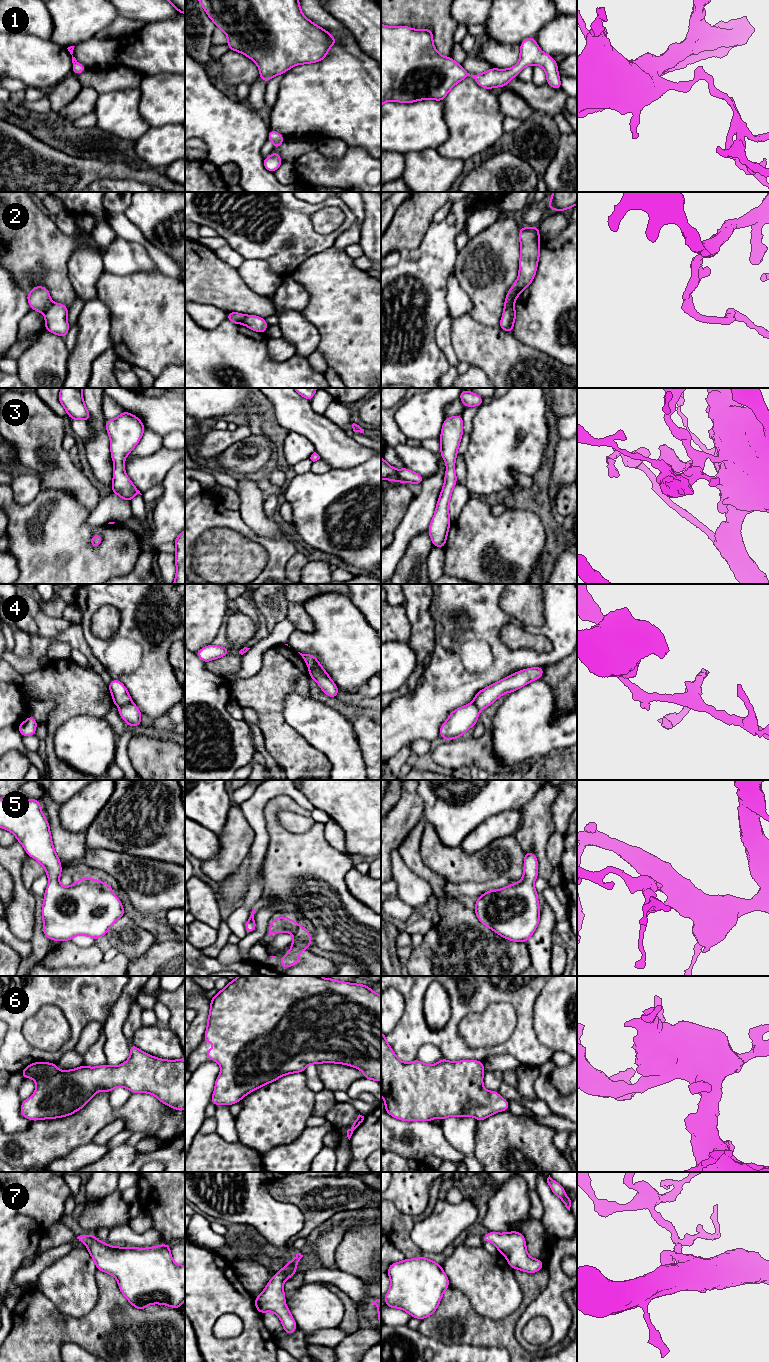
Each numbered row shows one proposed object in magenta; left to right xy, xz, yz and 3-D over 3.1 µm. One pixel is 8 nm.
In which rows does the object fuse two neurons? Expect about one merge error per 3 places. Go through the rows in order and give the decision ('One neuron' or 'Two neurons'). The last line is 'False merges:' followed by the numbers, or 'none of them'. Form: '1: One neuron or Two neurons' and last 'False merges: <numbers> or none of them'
1: One neuron
2: Two neurons
3: One neuron
4: Two neurons
5: One neuron
6: One neuron
7: One neuron
False merges: 2, 4

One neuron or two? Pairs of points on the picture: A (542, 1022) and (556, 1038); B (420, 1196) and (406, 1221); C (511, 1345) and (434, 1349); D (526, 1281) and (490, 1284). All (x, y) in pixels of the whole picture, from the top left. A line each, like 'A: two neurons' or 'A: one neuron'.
A: one neuron
B: two neurons
C: two neurons
D: two neurons

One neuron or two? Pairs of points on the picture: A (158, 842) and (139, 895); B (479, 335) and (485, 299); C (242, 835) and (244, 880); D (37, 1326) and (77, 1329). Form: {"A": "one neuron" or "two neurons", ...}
{"A": "two neurons", "B": "two neurons", "C": "two neurons", "D": "one neuron"}

